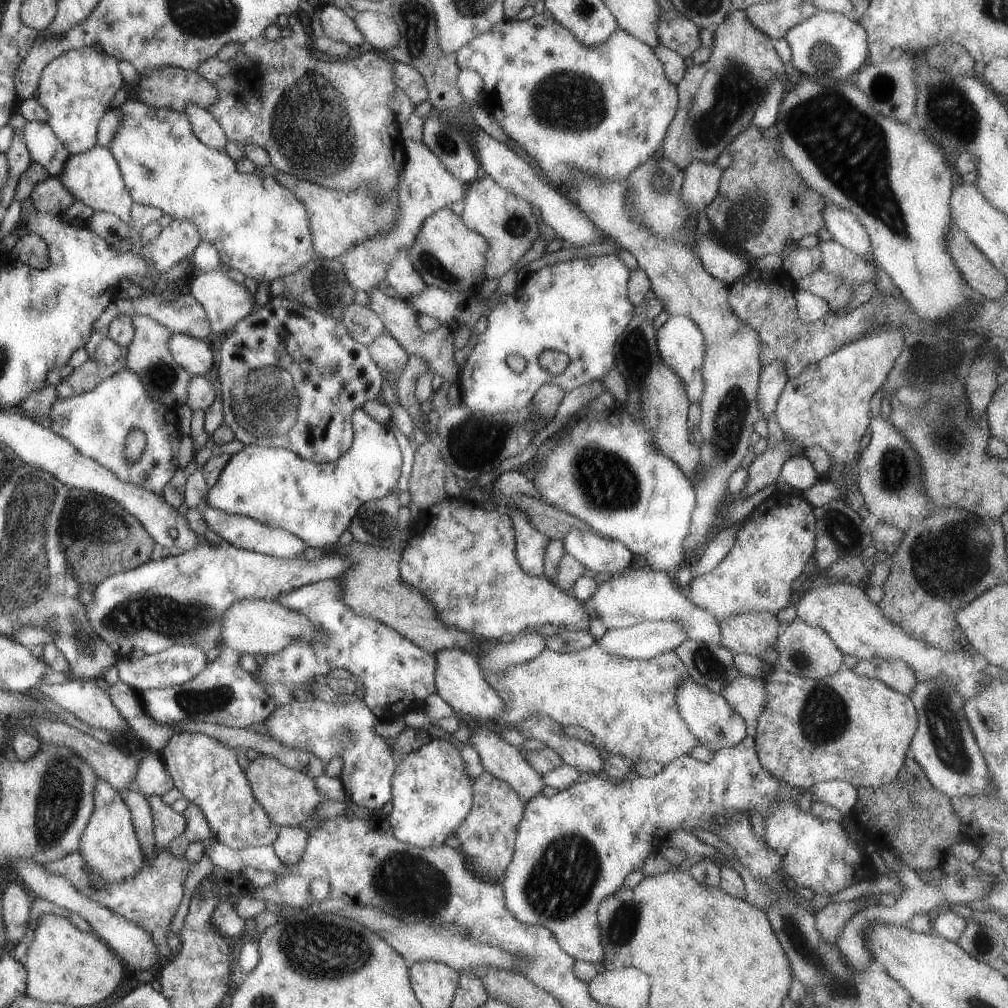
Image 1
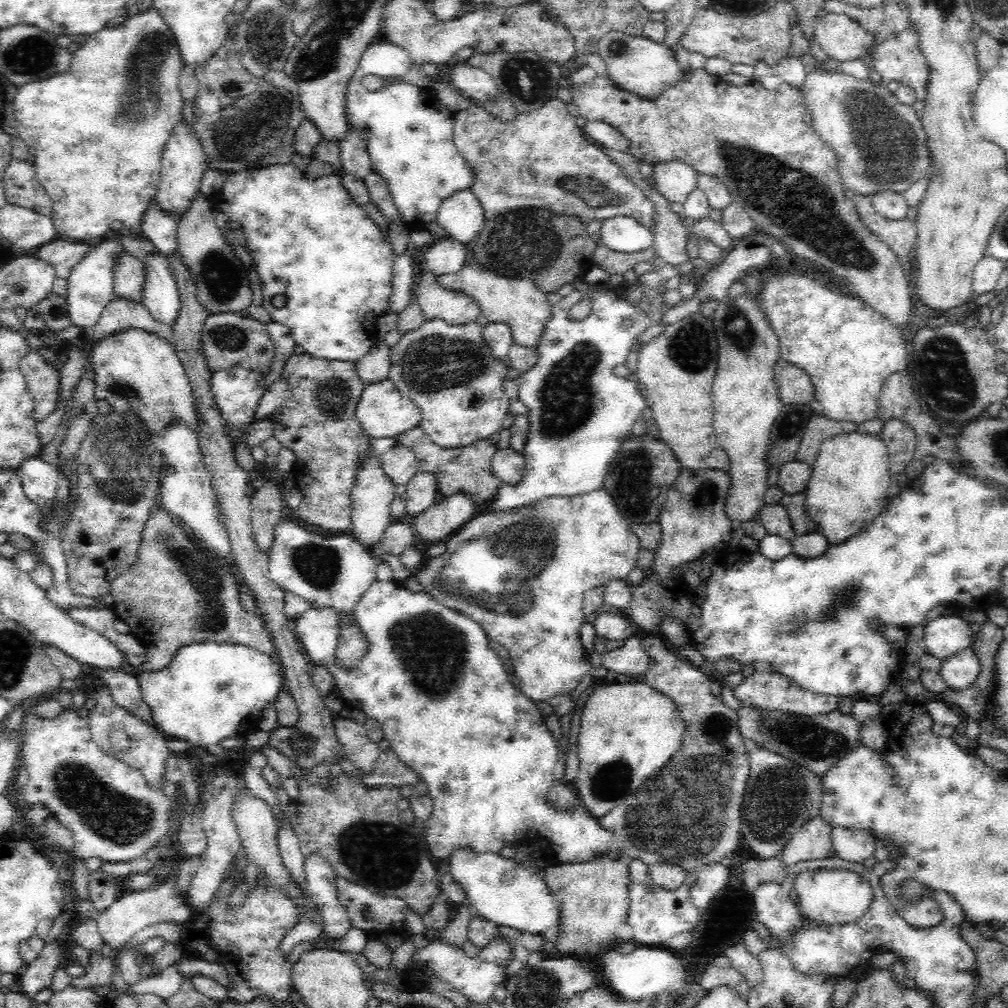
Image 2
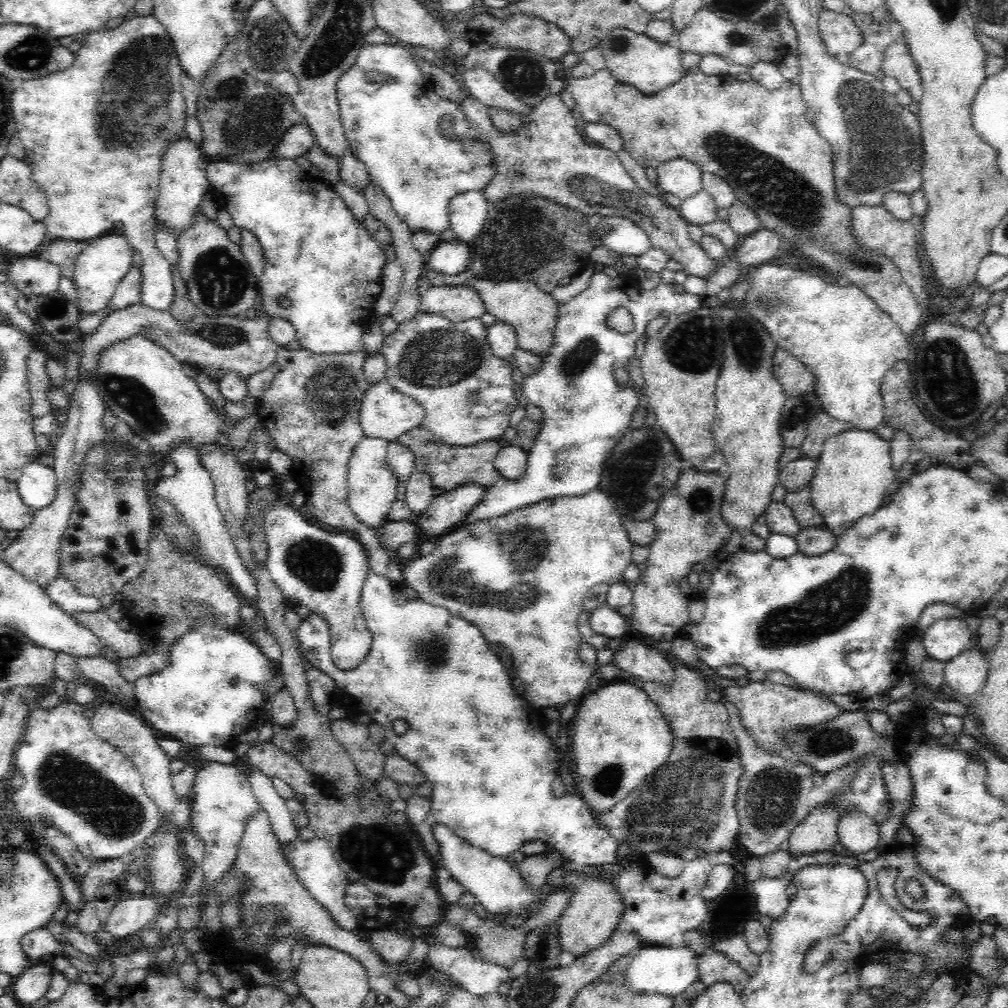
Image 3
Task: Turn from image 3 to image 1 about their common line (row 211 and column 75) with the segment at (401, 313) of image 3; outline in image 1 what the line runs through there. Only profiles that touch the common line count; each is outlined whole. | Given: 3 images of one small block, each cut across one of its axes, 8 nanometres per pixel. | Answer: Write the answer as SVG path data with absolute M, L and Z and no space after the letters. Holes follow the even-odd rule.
M124 358L116 360L110 368L99 366L93 359L89 359L85 364L73 370L55 388L59 398L67 398L71 395L84 393L95 388L102 380L110 377L116 370L124 368Z

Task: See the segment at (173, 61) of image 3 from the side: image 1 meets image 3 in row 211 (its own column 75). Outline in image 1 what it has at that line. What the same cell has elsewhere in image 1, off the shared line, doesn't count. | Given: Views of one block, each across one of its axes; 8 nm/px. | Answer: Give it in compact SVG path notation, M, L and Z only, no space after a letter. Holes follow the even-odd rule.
M98 47L70 50L44 66L36 100L48 115L46 123L71 156L87 152L97 144L98 125L124 83L119 63Z

